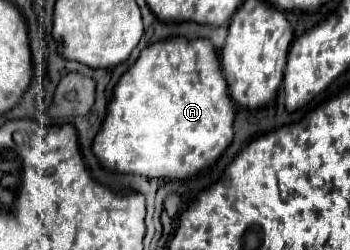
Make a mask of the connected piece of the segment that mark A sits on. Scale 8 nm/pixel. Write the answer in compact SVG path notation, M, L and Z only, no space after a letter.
M169 38L147 46L129 72L119 78L107 116L91 150L103 168L119 174L137 174L157 180L185 180L217 162L227 150L233 140L235 114L213 44L203 38L191 42L185 38Z

